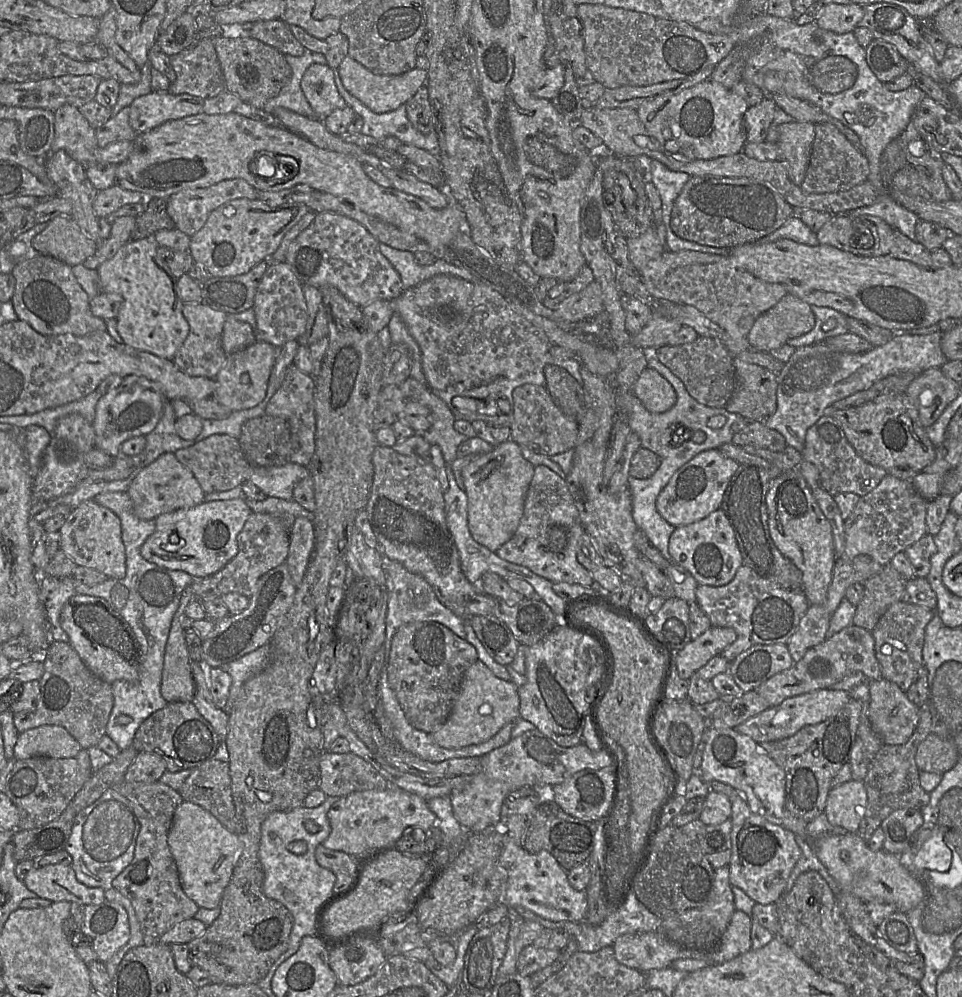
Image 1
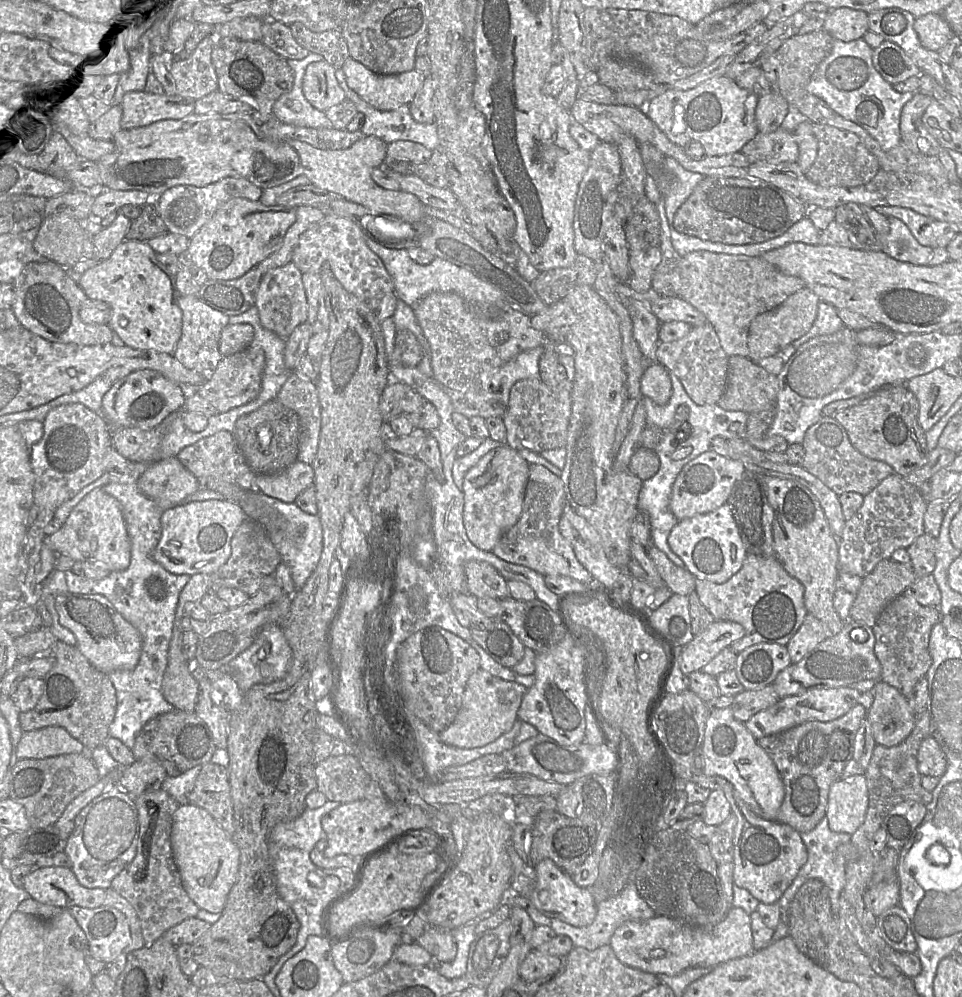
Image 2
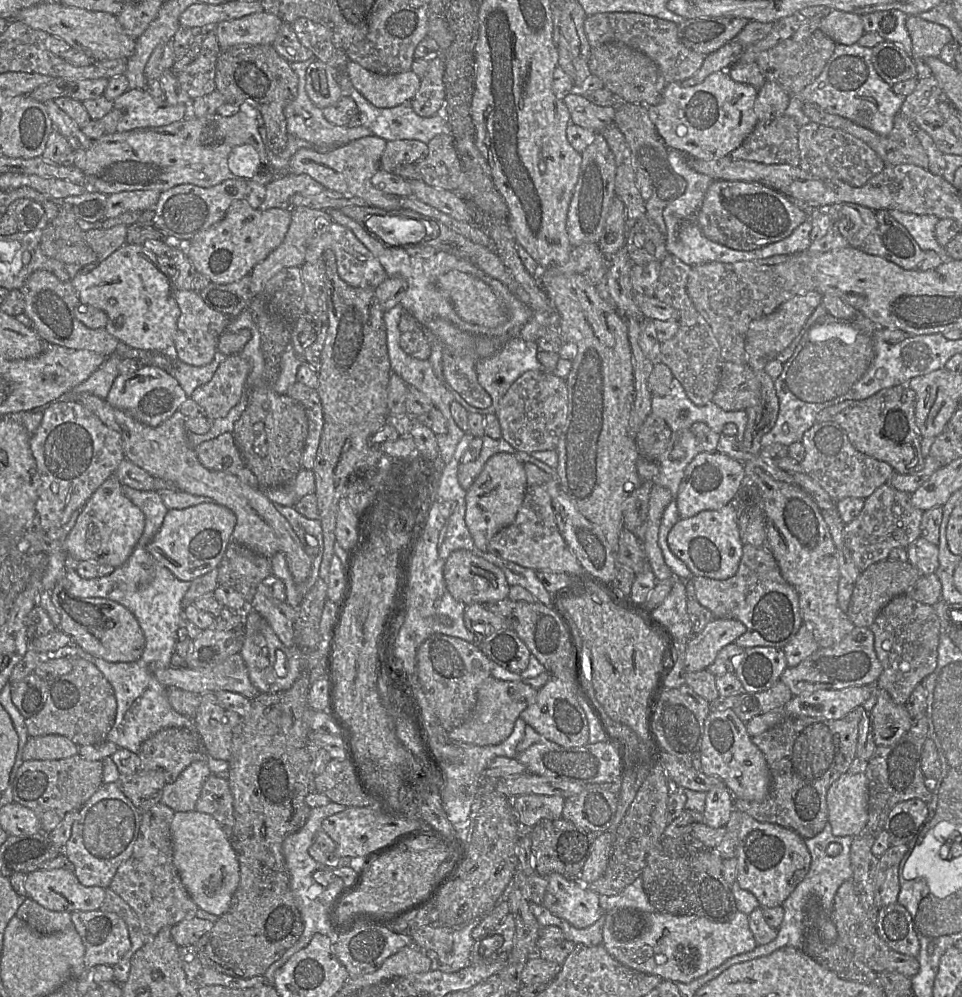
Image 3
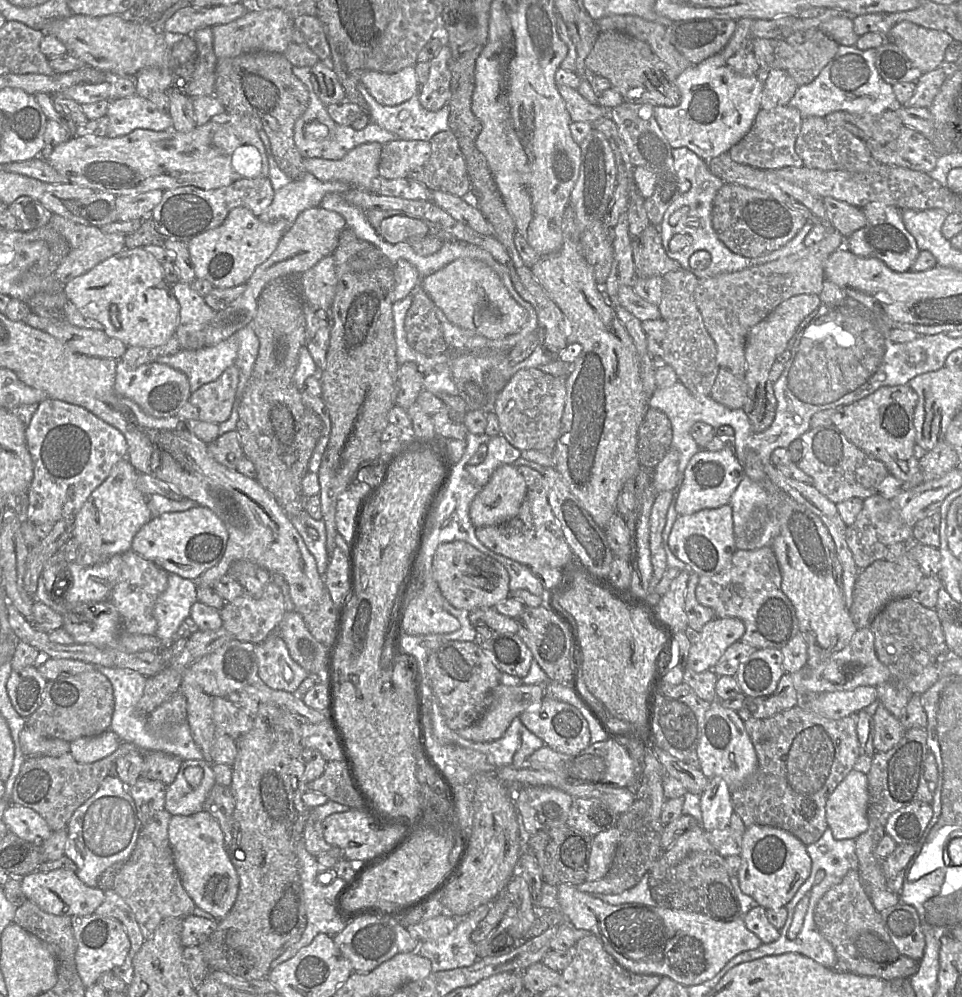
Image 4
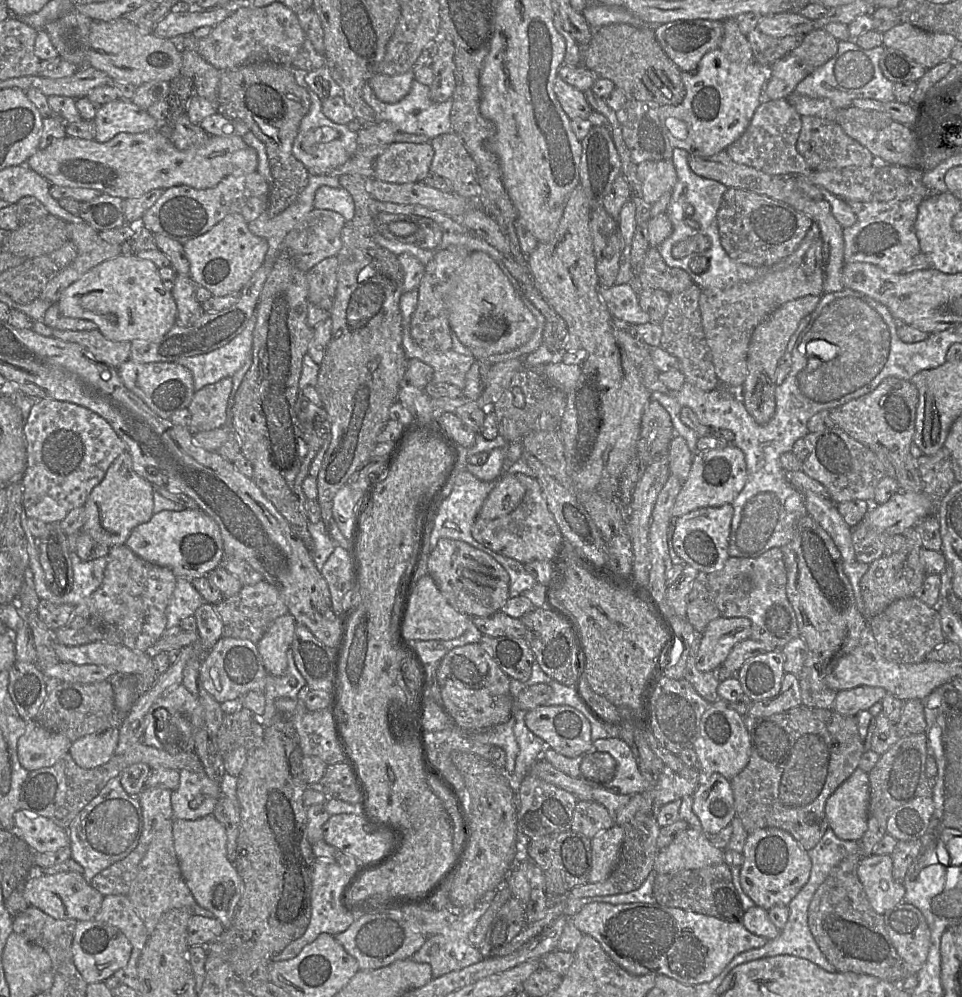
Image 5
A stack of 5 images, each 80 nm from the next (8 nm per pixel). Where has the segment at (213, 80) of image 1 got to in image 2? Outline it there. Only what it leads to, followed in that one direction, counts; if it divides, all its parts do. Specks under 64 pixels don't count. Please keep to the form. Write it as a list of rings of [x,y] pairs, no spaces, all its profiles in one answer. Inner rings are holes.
[[[215,28],[189,58],[172,62],[171,73],[176,81],[177,95],[197,100],[218,90],[218,78],[212,63],[217,39],[223,38]]]

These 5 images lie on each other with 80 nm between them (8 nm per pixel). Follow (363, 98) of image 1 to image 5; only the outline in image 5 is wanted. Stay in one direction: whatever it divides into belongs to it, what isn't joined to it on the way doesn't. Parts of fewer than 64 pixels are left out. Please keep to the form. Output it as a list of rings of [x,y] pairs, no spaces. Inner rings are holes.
[[[412,69],[398,75],[376,73],[369,79],[368,85],[379,100],[393,104],[409,93],[413,80],[414,70]]]

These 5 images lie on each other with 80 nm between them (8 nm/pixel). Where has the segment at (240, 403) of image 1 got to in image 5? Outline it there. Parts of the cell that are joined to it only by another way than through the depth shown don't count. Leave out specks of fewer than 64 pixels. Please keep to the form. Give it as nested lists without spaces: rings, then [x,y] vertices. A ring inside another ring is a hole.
[[[225,377],[195,391],[188,406],[192,417],[189,428],[193,433],[227,425],[232,388],[232,377]]]

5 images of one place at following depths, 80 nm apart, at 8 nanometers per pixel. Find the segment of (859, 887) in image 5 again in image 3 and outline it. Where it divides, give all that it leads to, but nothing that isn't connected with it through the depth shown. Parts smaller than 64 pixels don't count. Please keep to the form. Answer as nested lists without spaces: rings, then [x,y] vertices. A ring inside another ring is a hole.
[[[852,879],[844,881],[836,892],[833,902],[832,922],[837,929],[838,938],[846,944],[860,961],[876,973],[890,971],[907,977],[912,977],[918,973],[920,964],[917,957],[891,949],[880,937],[877,931],[877,923],[874,923],[864,910],[855,892]]]

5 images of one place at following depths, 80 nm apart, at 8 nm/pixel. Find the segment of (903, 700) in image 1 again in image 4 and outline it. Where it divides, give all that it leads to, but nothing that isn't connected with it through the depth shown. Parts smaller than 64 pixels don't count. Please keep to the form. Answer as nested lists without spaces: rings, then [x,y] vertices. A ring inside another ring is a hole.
[[[882,703],[872,717],[875,725],[873,738],[875,751],[889,751],[901,740],[906,728],[901,724],[900,719],[893,716]]]

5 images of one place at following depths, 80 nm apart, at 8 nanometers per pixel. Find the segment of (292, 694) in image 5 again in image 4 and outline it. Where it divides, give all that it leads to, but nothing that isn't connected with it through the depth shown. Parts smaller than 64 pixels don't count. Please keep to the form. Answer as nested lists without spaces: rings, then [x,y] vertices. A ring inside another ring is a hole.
[[[277,631],[271,633],[264,642],[255,644],[258,659],[258,675],[273,690],[295,693],[309,673],[290,656],[288,647]],[[285,666],[289,666],[293,679],[284,679]]]

